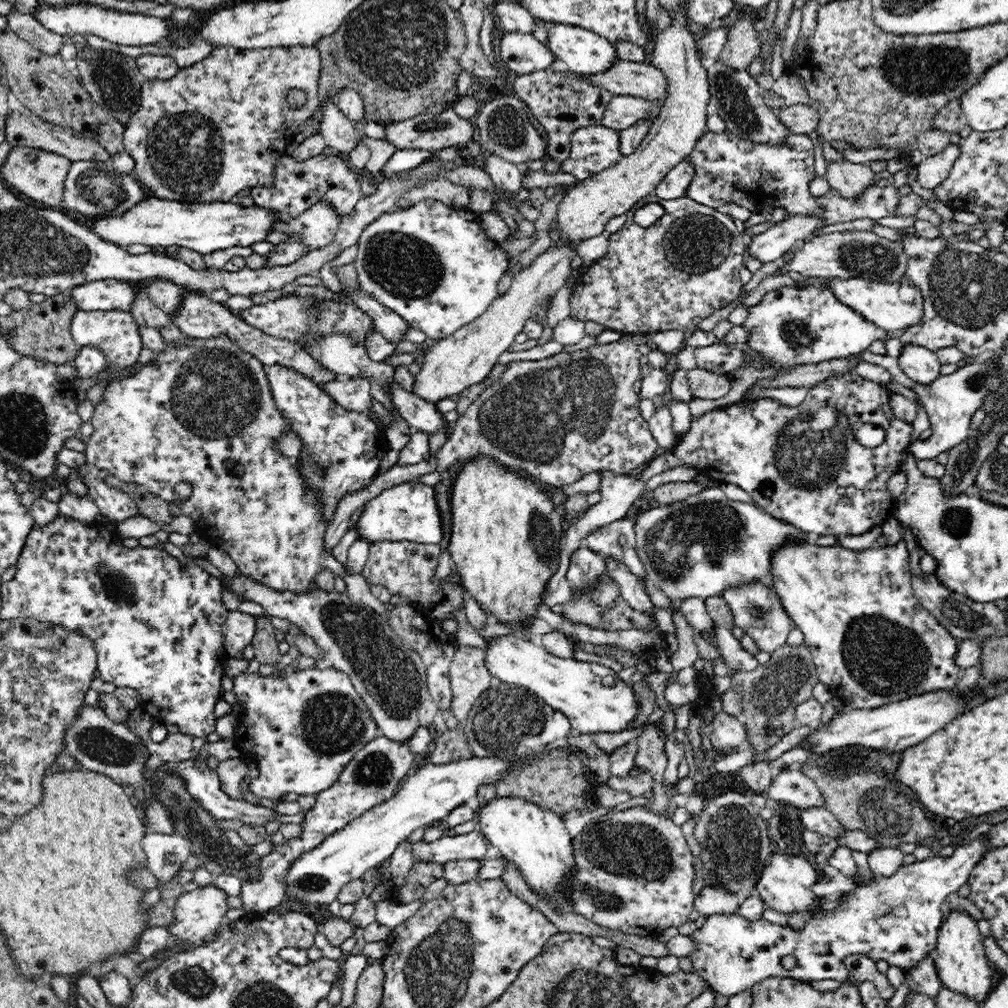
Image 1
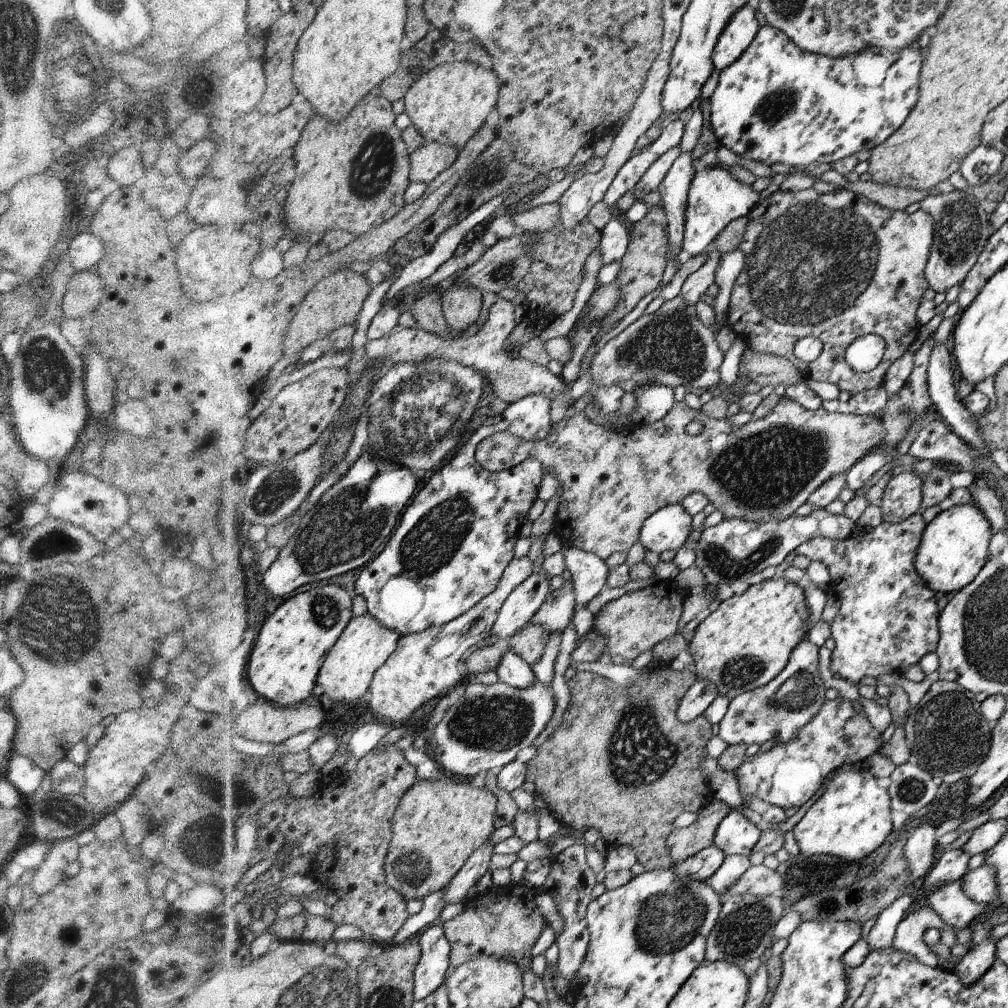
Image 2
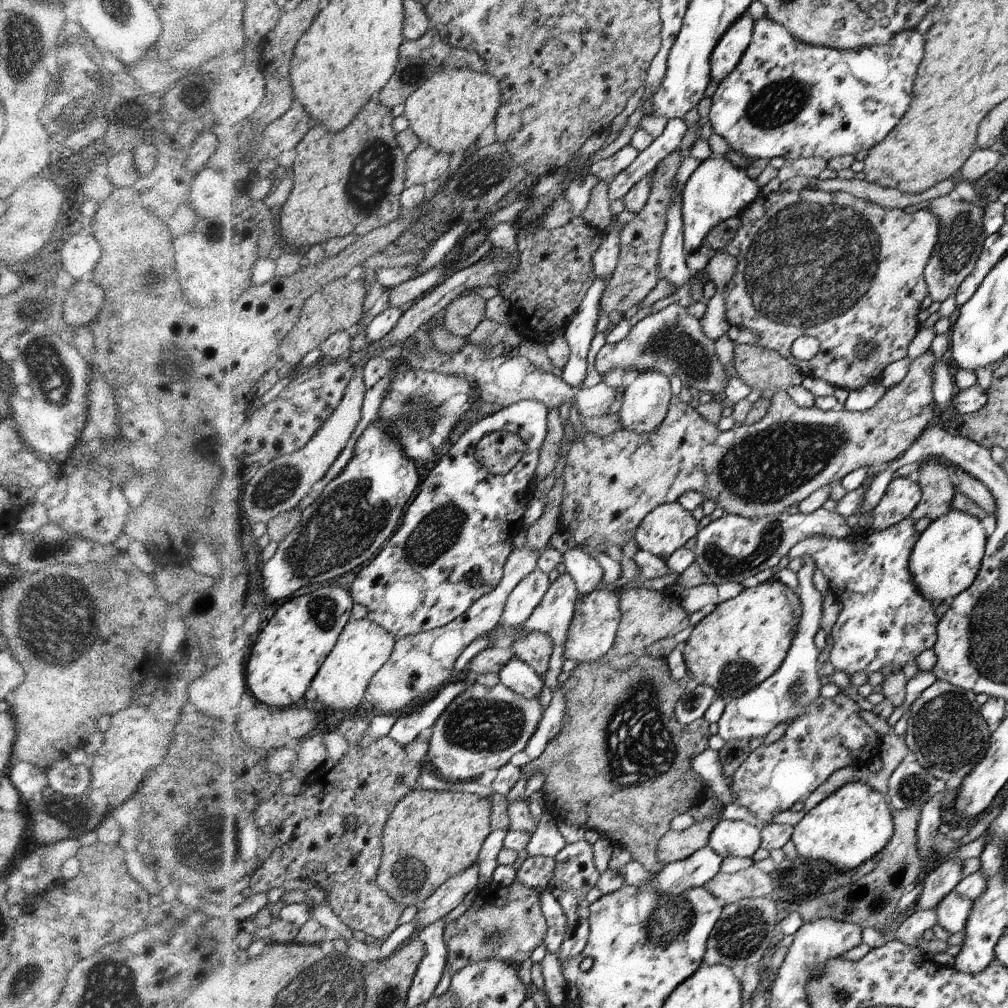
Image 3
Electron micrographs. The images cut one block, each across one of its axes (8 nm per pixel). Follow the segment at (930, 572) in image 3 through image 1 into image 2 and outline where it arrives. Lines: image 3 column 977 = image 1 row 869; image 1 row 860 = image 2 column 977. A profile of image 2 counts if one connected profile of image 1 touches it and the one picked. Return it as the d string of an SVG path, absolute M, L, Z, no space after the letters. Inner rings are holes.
M955 504L927 525L915 556L919 575L938 596L958 592L976 578L988 560L991 523L976 504Z

